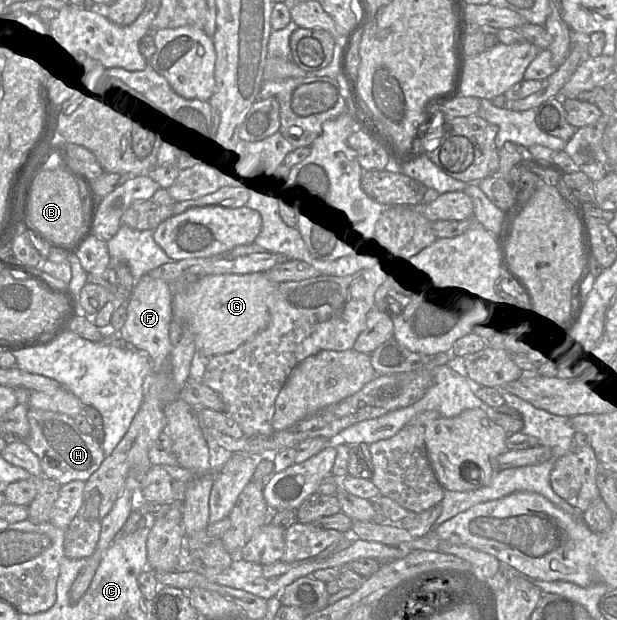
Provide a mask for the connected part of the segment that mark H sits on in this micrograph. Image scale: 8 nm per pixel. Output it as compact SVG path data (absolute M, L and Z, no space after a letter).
M30 407L27 417L30 434L25 442L39 458L45 477L54 479L61 485L73 480L86 481L105 459L101 444L90 435L82 433L72 417Z

